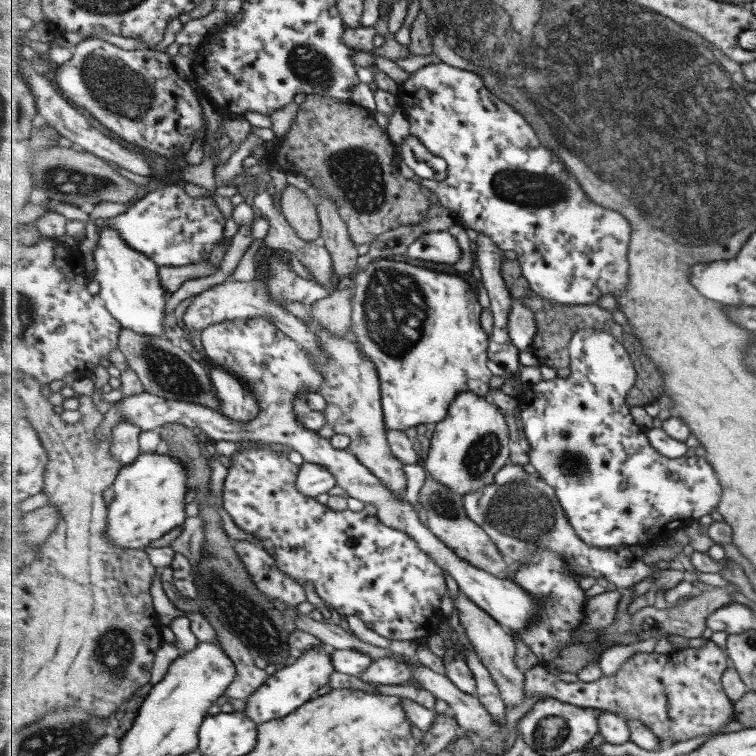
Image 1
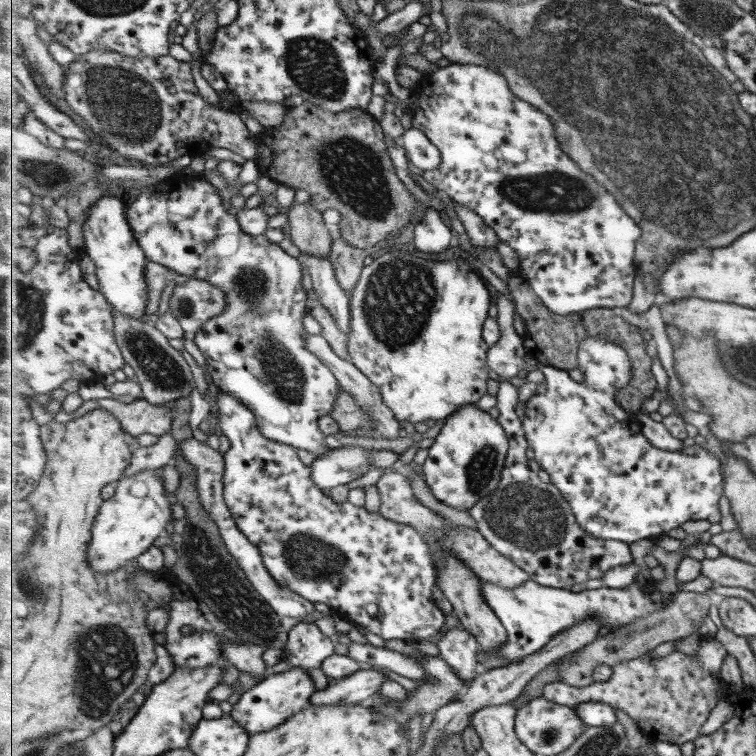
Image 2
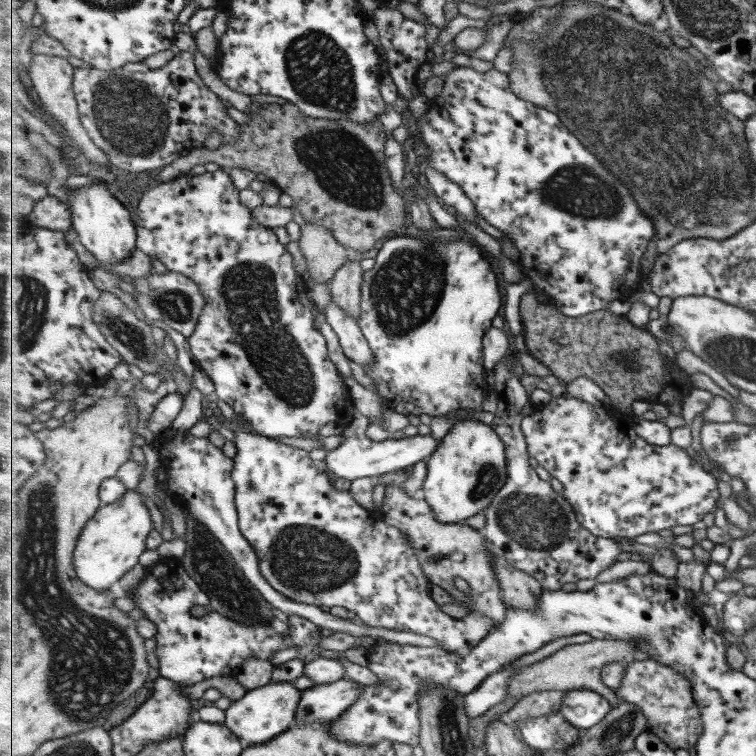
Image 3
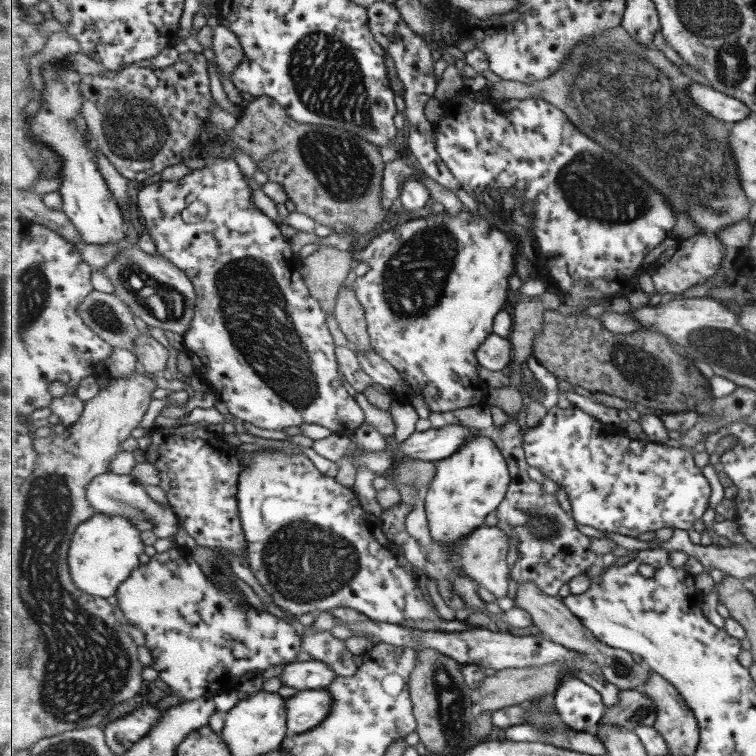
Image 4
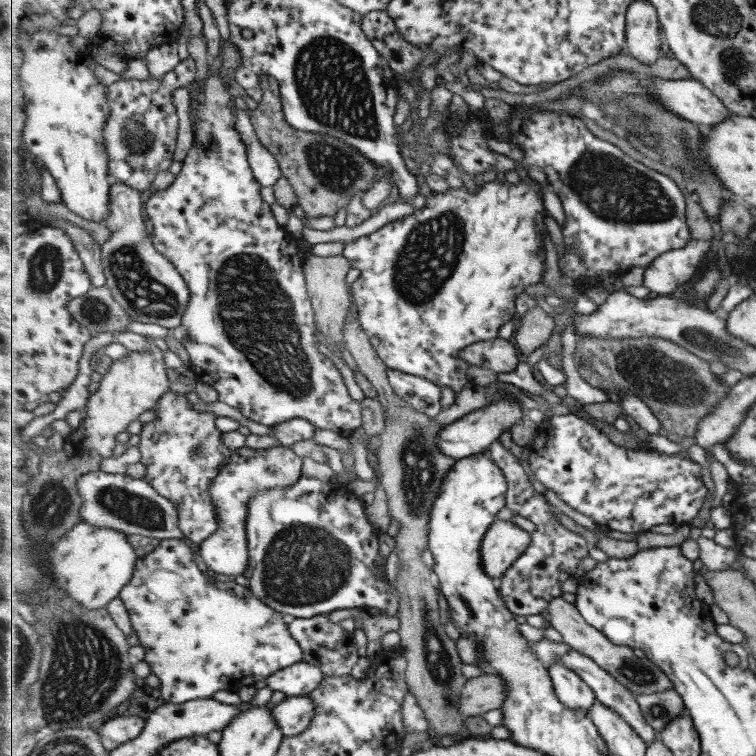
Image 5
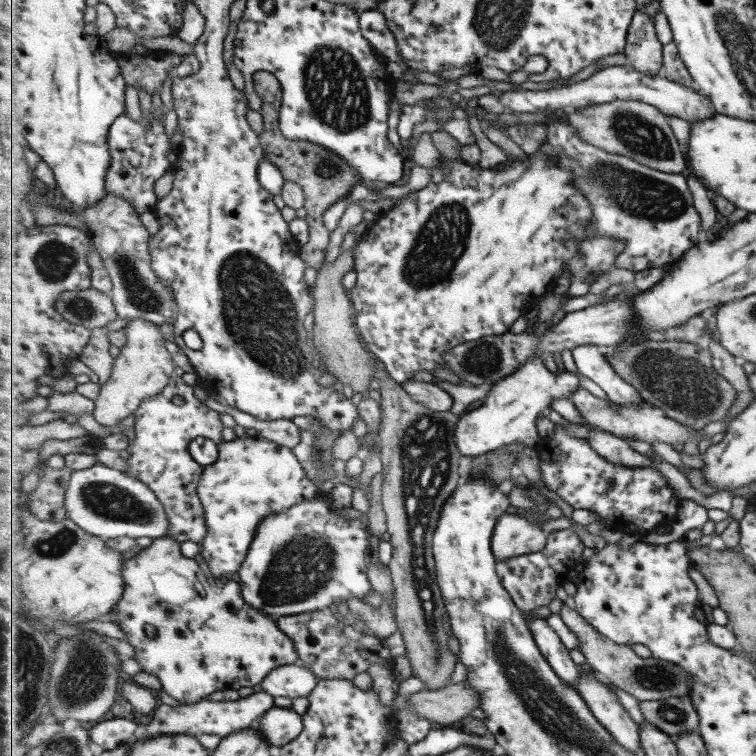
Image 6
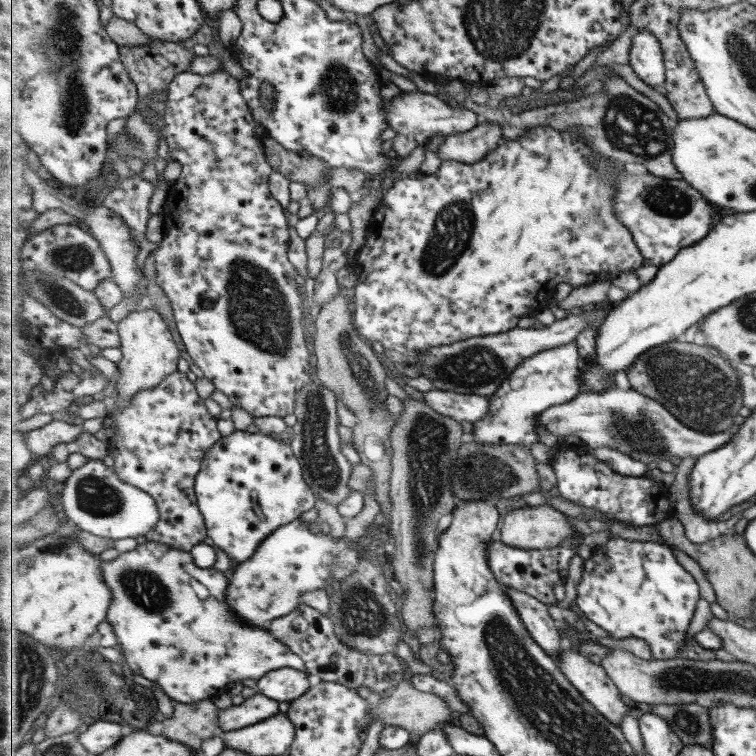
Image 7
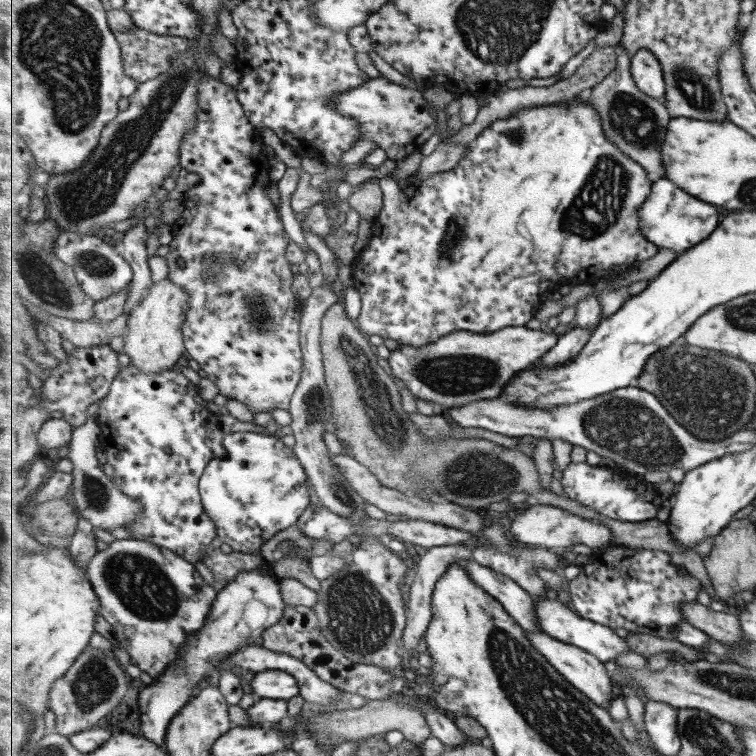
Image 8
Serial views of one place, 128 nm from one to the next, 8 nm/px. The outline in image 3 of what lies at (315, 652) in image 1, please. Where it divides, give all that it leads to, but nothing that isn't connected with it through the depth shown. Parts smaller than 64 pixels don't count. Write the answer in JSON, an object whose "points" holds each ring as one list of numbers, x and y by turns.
{"points":[[277,682,267,684,261,688,246,691,246,694,231,702,226,710,226,722,241,740,244,748,268,743,276,739,277,735,289,730,296,724,297,708,300,706,303,690,299,690,294,682]]}

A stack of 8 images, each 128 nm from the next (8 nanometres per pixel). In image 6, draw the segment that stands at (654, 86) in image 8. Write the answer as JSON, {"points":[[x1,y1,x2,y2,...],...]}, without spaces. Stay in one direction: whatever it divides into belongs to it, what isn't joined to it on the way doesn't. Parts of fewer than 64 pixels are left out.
{"points":[[637,10,629,27,625,48,627,63,646,75,663,74,664,45,655,34,655,22,651,15]]}

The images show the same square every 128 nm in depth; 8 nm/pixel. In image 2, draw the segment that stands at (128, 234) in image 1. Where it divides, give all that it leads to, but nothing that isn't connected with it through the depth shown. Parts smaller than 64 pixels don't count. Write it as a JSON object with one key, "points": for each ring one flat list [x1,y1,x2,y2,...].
{"points":[[193,180,189,182,189,186,183,182,175,182,175,184,156,185,154,188,146,189,142,191,138,199,129,207,127,211,127,218,129,224,132,225,133,232,136,233,136,238,139,241,141,248,144,248,145,254,148,256,148,260,155,262,169,268,171,271,175,271,181,275,188,275,194,277,194,279,205,280,218,288,225,289,227,293,227,310,215,318,211,318,209,322,203,325,203,328,194,336,192,336,195,344,203,352,205,357,206,367,213,379,214,384,217,386,217,392,229,393,229,395,236,396,237,399,243,401,249,409,255,415,257,415,257,424,269,440,274,442,280,442,281,444,289,444,293,448,301,448,301,450,307,450,315,455,319,456,325,452,330,452,332,449,327,446,325,434,319,426,319,417,323,415,333,415,334,405,336,404,337,395,340,394,340,384,335,374,327,364,316,353,313,353,309,349,309,344,305,344,307,341,307,332,305,326,303,326,303,318,305,313,308,312,309,291,303,286,303,268,301,268,298,257,293,258,289,256,281,246,275,243,269,242,264,234,259,236,249,236,247,232,243,232,241,224,236,214,231,214,229,209,223,206,223,198,219,196,217,188,209,182,209,180]]}

